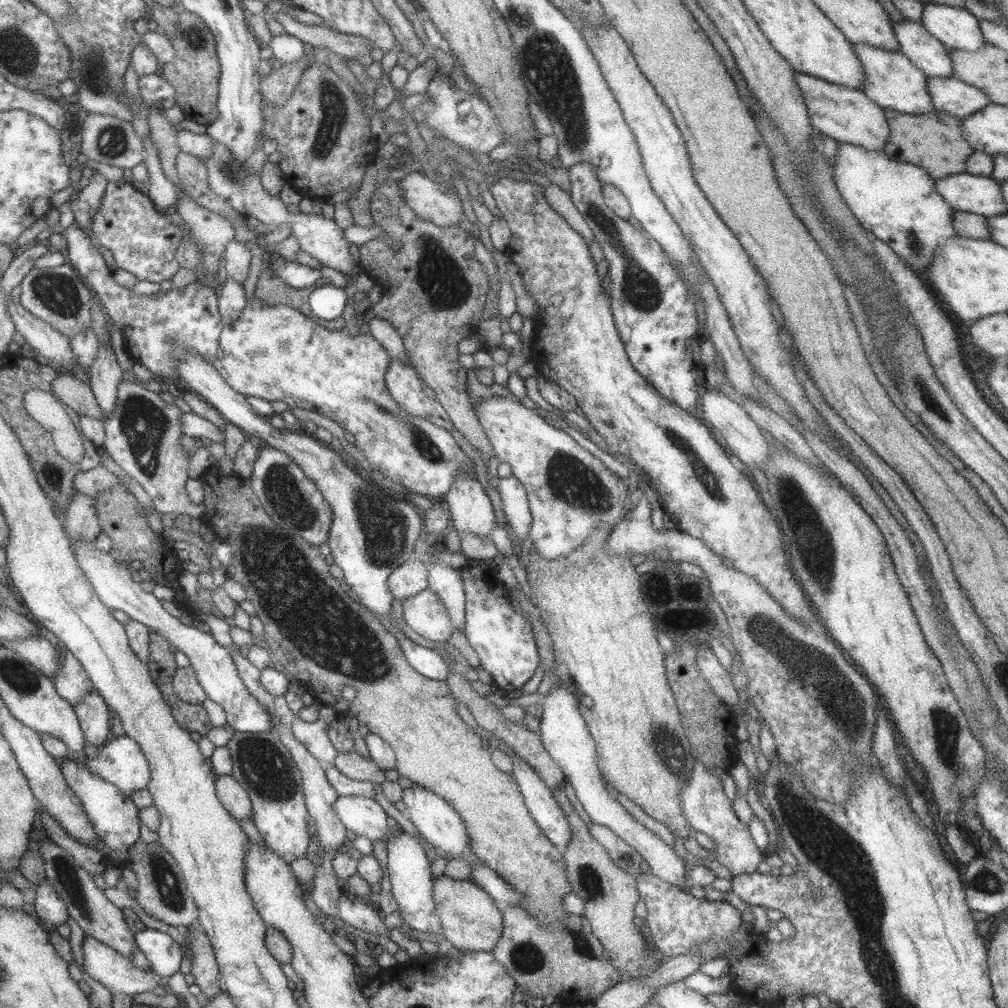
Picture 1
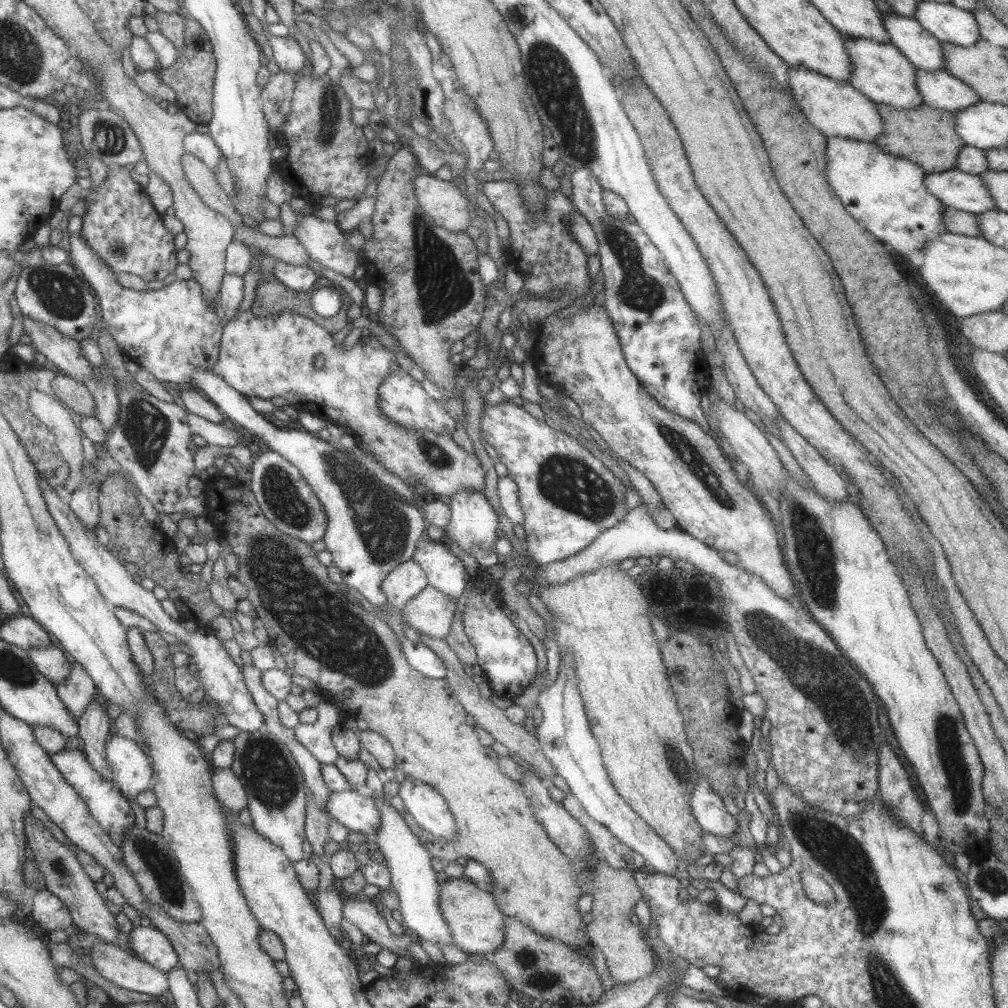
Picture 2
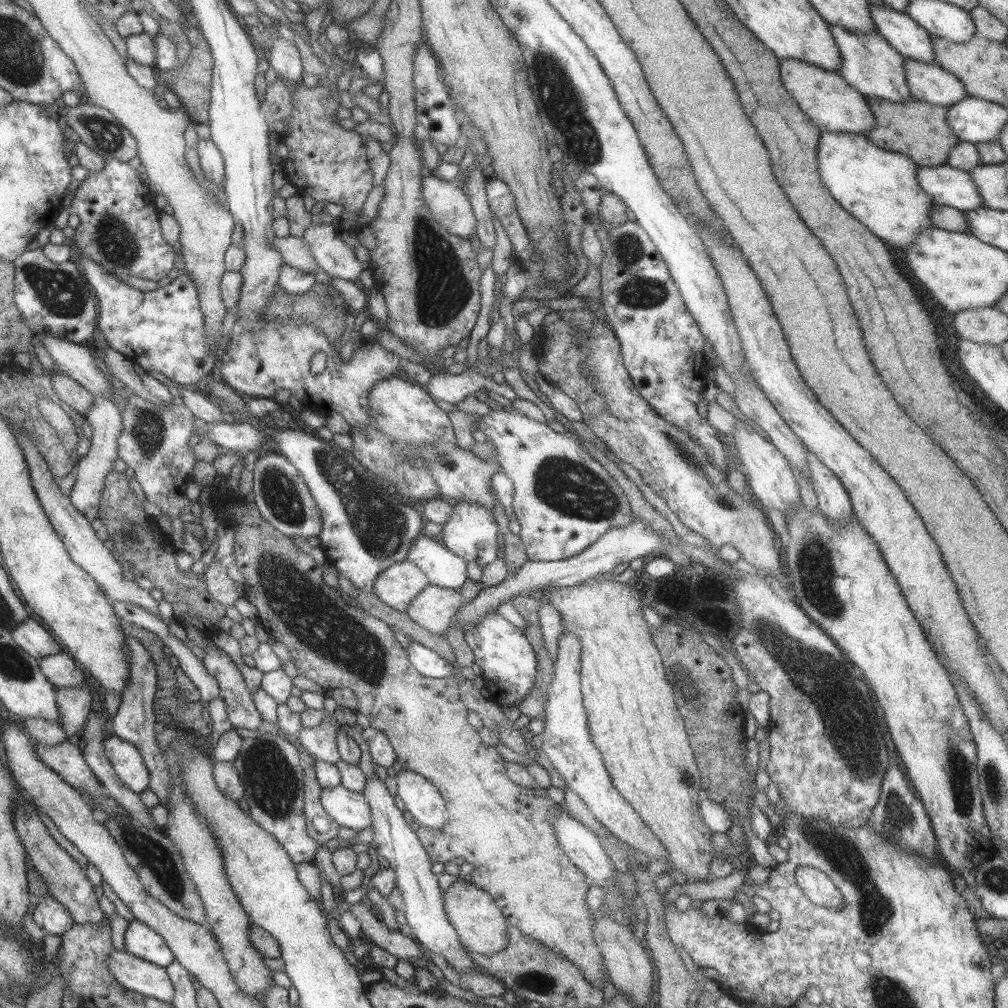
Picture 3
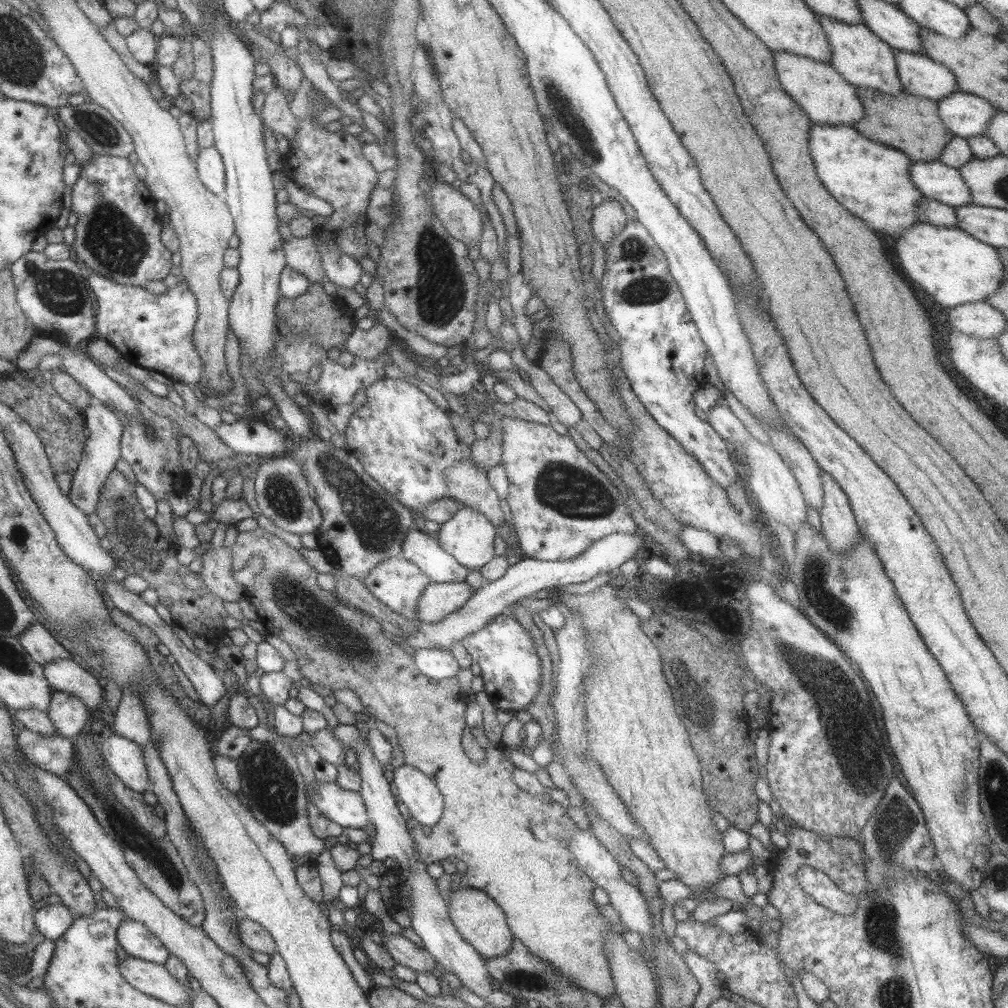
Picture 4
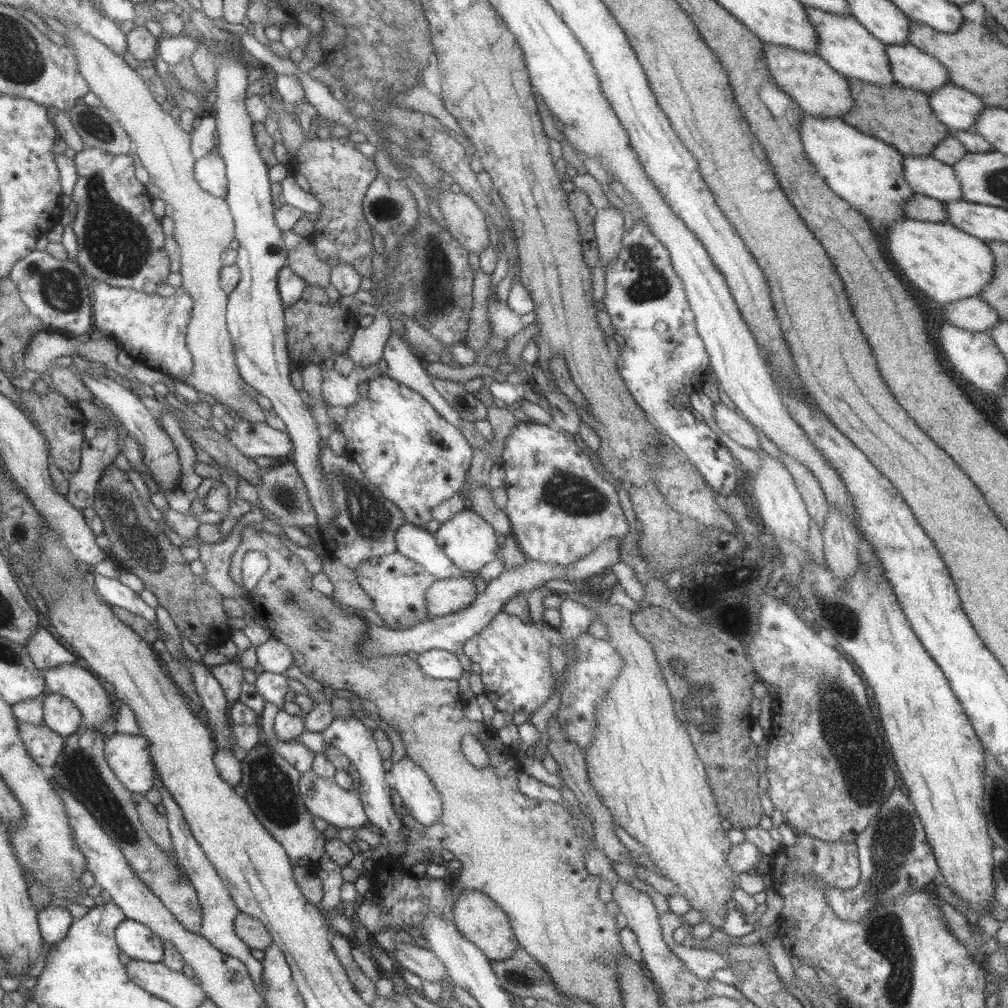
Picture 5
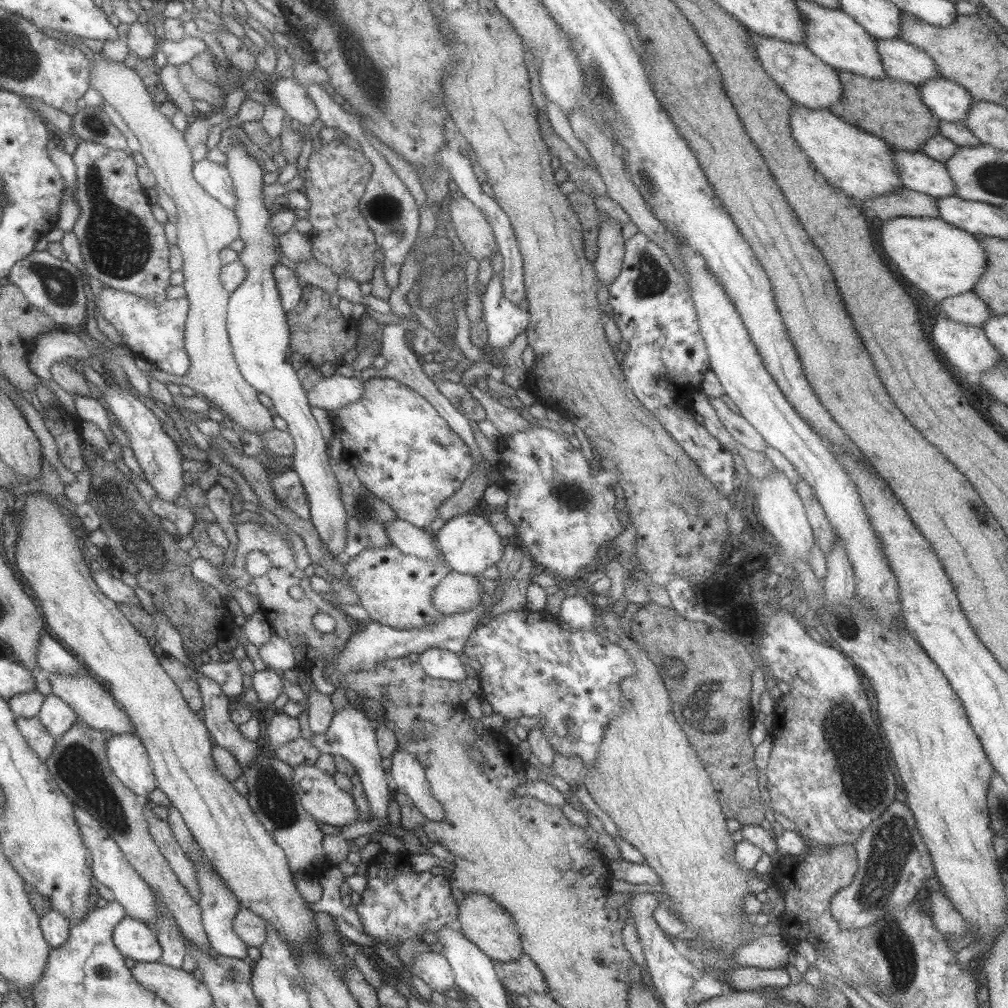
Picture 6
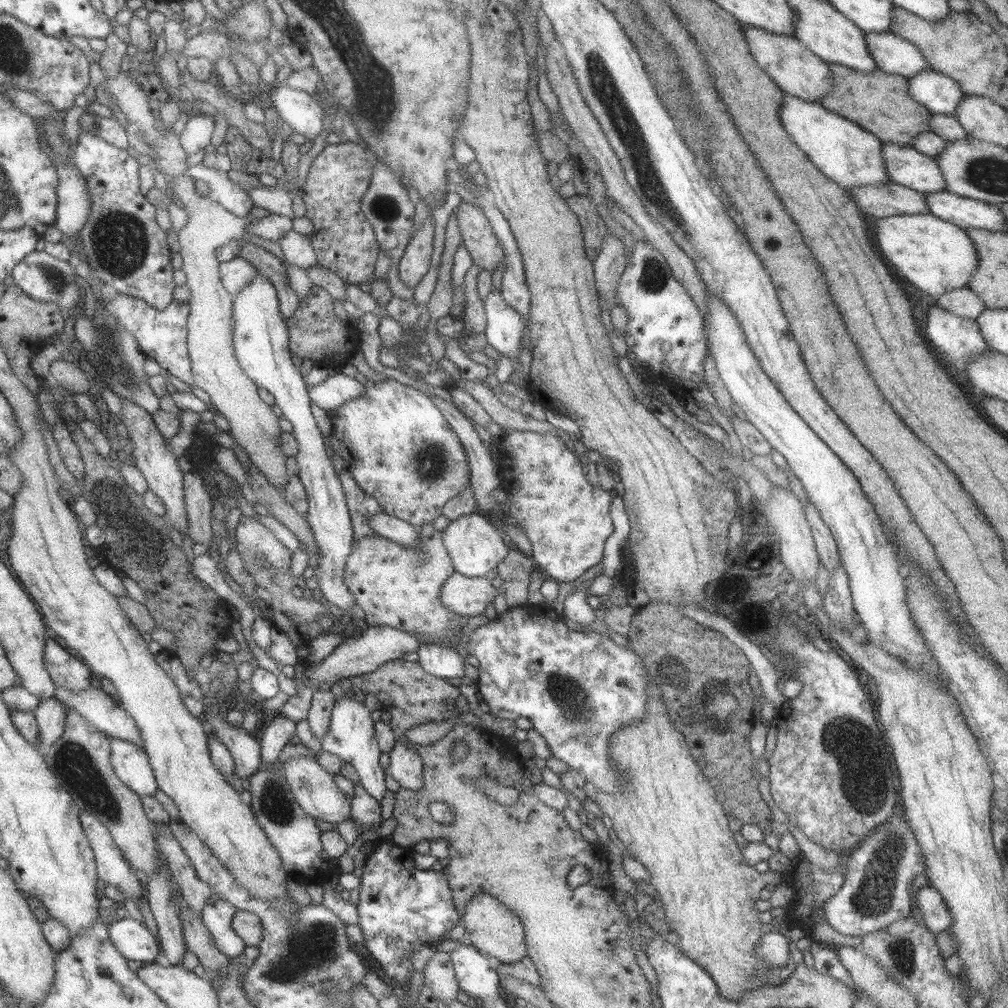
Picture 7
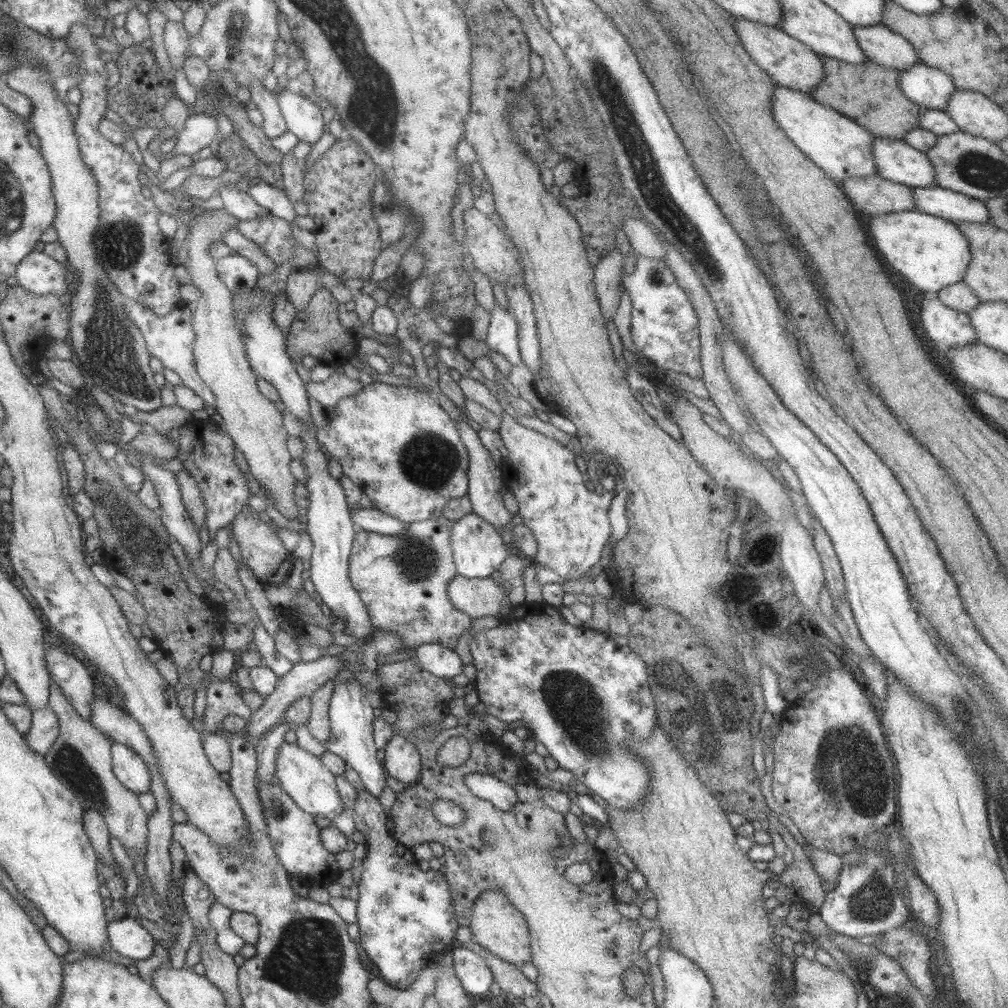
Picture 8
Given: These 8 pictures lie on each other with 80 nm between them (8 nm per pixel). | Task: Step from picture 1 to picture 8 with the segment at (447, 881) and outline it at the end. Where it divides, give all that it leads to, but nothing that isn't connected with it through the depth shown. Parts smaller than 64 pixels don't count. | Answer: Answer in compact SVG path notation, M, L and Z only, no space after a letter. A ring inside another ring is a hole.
M487 889L481 892L473 903L469 920L472 940L491 951L491 954L514 966L532 960L528 924L519 910L506 899L502 890Z

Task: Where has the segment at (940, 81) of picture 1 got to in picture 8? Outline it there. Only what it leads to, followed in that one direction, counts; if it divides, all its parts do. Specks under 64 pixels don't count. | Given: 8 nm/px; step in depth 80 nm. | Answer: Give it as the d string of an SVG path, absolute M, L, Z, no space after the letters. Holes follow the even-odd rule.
M884 24L852 25L852 31L859 51L875 65L901 71L919 62L915 50L907 39L894 34Z

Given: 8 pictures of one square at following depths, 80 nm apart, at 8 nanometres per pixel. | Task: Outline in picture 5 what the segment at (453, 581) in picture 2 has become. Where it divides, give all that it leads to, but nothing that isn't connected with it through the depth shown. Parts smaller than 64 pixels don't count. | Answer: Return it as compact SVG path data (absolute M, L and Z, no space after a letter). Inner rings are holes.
M401 524L395 532L396 552L406 560L419 564L427 574L435 576L435 580L445 578L468 577L468 573L461 573L451 560L437 547L436 539L416 525Z

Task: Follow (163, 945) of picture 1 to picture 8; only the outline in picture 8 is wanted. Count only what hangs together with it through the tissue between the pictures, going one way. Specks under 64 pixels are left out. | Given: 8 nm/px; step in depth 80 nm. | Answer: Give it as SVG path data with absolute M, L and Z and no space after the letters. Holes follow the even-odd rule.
M128 916L108 922L107 932L110 948L121 956L145 960L153 952L151 934Z

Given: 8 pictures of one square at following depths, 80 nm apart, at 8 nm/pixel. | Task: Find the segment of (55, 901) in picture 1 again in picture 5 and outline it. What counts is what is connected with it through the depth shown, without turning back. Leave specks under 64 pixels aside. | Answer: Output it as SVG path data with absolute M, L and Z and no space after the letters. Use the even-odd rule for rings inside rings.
M57 902L39 909L36 919L42 939L50 945L63 940L74 921L69 911Z

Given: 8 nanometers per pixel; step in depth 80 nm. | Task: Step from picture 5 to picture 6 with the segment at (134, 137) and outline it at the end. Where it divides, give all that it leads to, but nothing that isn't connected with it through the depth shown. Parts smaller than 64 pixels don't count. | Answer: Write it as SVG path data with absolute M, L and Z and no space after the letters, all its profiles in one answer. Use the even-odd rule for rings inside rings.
M101 50L93 52L94 58L89 59L89 84L90 88L101 96L104 104L111 106L121 117L123 123L129 128L138 141L140 150L138 151L145 160L145 165L155 178L155 186L165 193L176 206L176 246L182 256L182 283L185 289L185 297L188 300L188 311L184 323L184 349L186 350L189 366L187 374L176 377L174 382L177 385L183 384L193 391L201 392L210 404L228 417L234 424L236 432L248 430L248 432L258 432L262 434L266 430L271 430L273 424L273 411L265 408L257 398L257 390L253 388L242 377L237 368L237 363L232 355L230 342L226 332L227 305L230 297L220 283L220 272L222 262L219 258L219 251L229 247L231 242L240 238L239 221L232 210L225 208L220 202L208 196L192 176L192 154L190 148L184 142L182 126L174 127L173 120L167 119L153 105L151 95L143 85L141 78L131 69L122 63L104 59Z

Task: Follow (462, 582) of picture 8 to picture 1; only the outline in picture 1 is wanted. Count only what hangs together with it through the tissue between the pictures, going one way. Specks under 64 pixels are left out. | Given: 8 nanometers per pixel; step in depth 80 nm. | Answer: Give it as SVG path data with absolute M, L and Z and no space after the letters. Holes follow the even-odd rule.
M425 589L402 602L403 621L413 632L438 644L445 642L454 626L439 598Z

